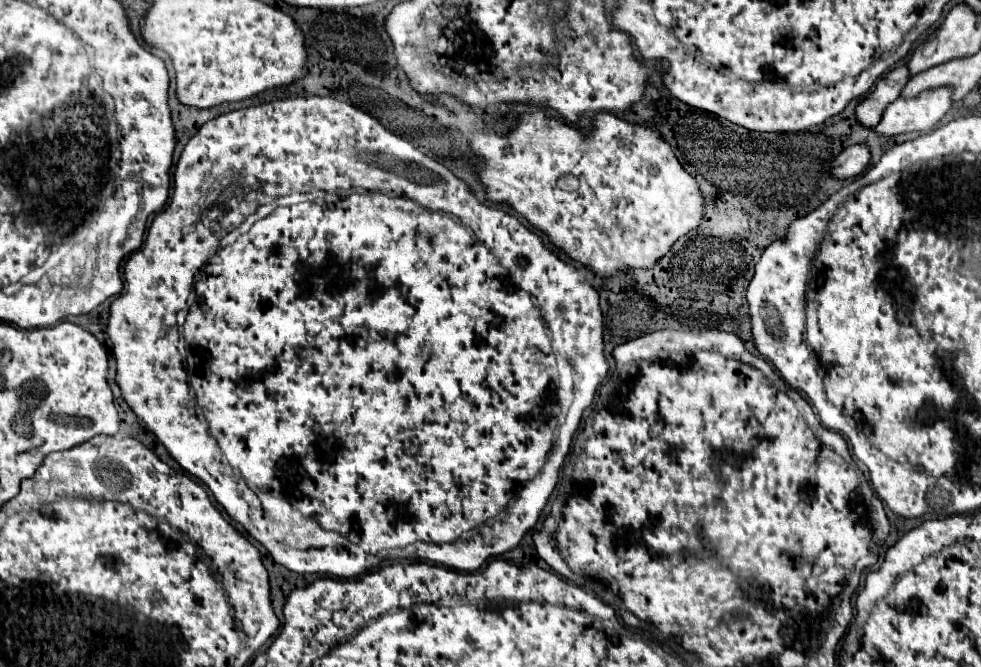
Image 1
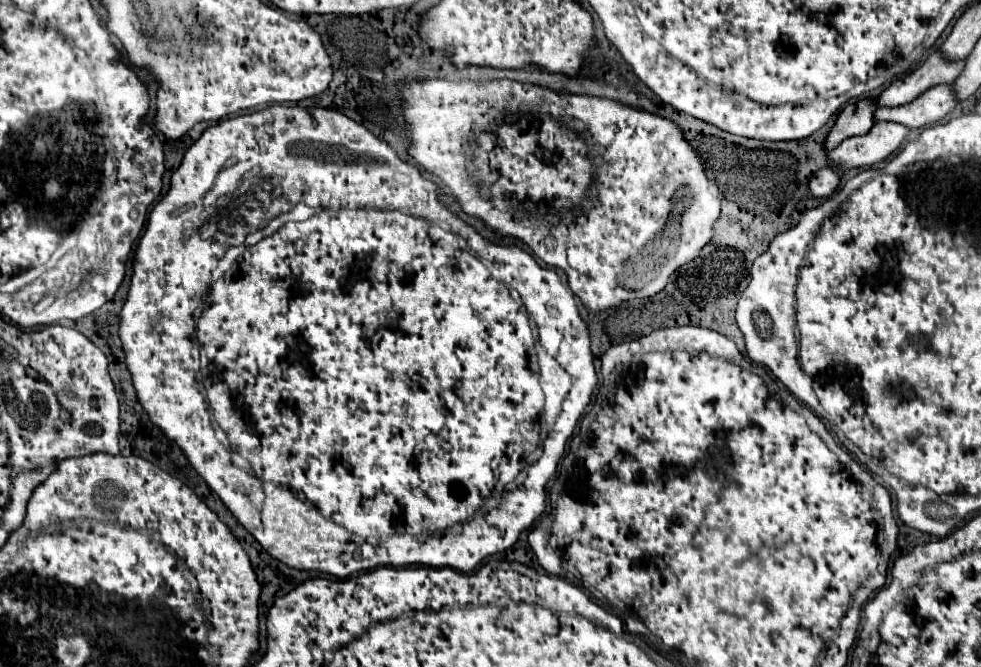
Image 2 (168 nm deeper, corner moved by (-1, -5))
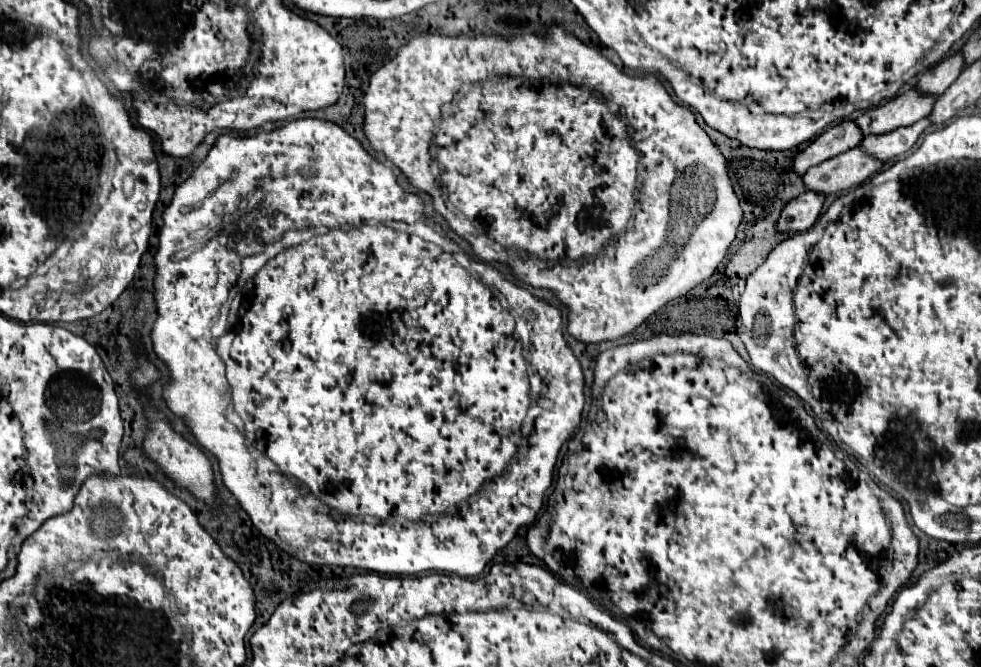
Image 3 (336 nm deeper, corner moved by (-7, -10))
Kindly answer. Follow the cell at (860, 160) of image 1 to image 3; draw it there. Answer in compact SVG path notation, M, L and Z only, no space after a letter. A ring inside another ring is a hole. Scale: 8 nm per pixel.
M813 190L803 192L799 198L791 200L789 206L783 208L783 214L777 222L781 232L803 232L815 224L815 220L821 214L825 196L817 194Z

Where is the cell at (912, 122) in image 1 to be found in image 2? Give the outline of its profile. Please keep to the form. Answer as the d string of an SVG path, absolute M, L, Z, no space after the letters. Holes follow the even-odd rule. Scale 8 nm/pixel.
M877 123L869 133L849 137L829 151L827 165L845 173L847 169L869 167L885 161L893 151L899 149L909 129L899 123Z

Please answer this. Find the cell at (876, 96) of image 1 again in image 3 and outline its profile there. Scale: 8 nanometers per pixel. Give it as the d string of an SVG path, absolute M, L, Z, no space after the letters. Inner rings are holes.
M843 120L841 124L829 128L821 136L817 136L817 140L811 146L807 146L803 152L799 152L793 166L799 174L805 174L811 166L817 166L827 158L833 158L845 150L855 148L861 140L863 140L863 134L859 132L857 122Z

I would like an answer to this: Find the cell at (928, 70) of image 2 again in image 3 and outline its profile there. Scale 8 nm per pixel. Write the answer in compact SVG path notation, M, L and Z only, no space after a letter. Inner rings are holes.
M911 88L897 98L885 102L883 106L865 110L855 118L863 134L883 134L887 130L895 130L899 126L911 126L913 122L925 118L931 114L933 104L937 96L919 92L917 88Z

